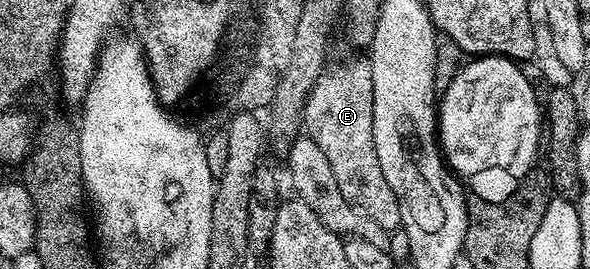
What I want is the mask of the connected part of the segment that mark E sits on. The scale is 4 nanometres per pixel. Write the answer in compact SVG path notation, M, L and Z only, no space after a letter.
M367 57L356 58L353 62L340 62L337 66L329 65L308 97L304 106L303 129L307 137L322 148L326 160L330 160L330 168L334 172L334 180L338 180L338 188L342 196L361 214L370 216L382 228L392 232L400 226L400 205L386 180L382 176L382 168L378 164L378 152L374 148L374 80L372 79L372 63Z

